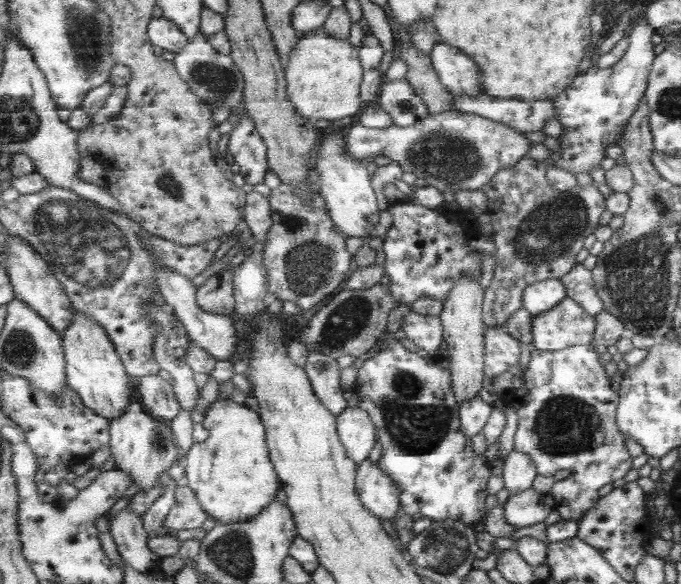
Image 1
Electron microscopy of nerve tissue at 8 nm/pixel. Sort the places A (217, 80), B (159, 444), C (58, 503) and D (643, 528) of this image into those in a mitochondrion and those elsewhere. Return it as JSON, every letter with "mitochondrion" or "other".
{"A":"mitochondrion","B":"mitochondrion","C":"other","D":"other"}

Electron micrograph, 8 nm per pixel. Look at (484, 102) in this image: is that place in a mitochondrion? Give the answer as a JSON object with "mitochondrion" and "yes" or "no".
{"mitochondrion":"no"}

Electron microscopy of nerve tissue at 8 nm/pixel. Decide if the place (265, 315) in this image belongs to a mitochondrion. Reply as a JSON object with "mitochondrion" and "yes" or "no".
{"mitochondrion":"no"}

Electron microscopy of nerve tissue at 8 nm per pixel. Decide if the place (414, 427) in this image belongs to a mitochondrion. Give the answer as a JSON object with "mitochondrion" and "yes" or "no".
{"mitochondrion":"yes"}

